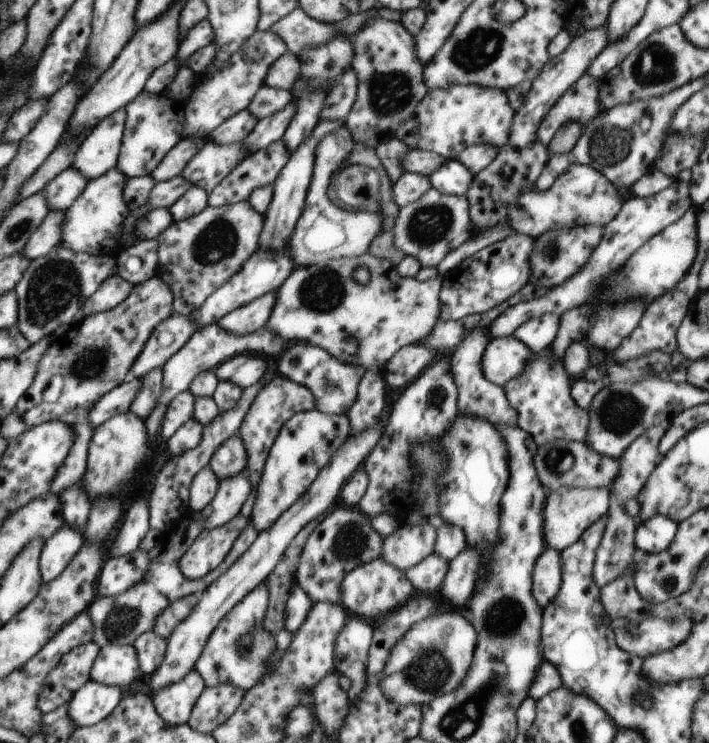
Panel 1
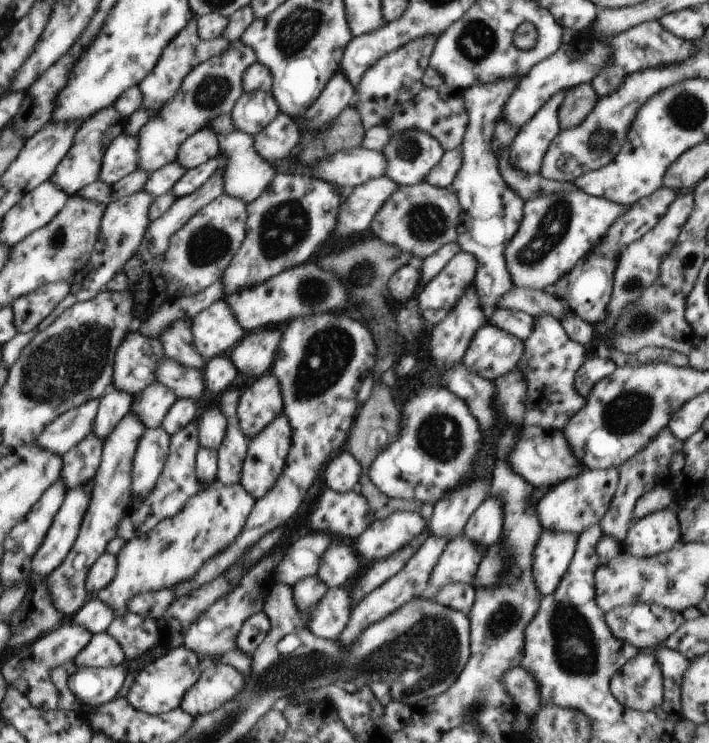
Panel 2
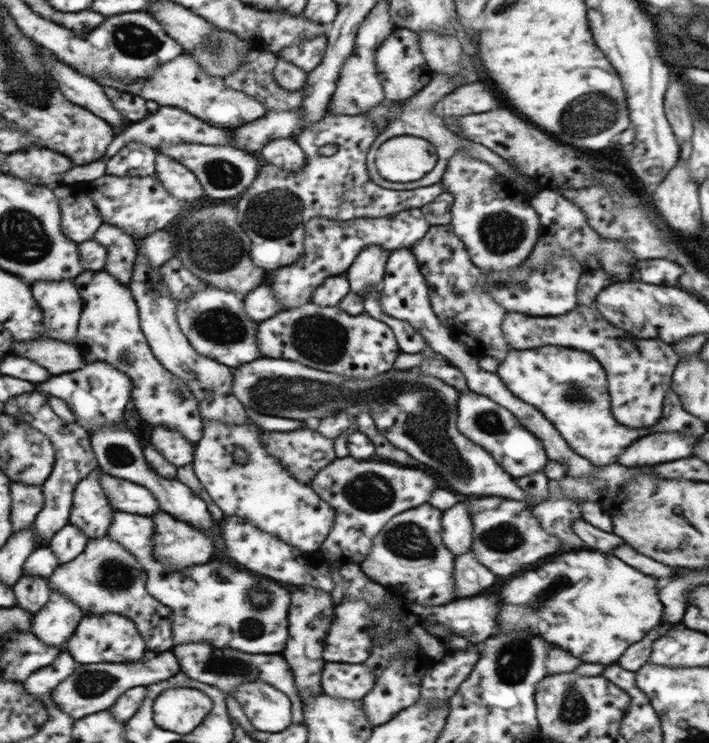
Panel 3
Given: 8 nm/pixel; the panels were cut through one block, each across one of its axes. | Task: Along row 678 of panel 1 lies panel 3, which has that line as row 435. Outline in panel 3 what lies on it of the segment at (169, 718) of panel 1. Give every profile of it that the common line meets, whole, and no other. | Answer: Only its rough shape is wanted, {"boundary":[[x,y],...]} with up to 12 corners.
{"boundary":[[73,280],[76,345],[132,381],[138,416],[194,448],[200,403],[154,357],[128,284]]}

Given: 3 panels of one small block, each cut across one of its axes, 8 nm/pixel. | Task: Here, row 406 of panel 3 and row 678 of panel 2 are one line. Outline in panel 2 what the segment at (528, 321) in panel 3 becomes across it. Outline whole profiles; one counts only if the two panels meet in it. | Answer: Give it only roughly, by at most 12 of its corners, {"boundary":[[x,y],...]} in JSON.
{"boundary":[[657,646],[640,649],[609,689],[642,712],[664,702]]}

